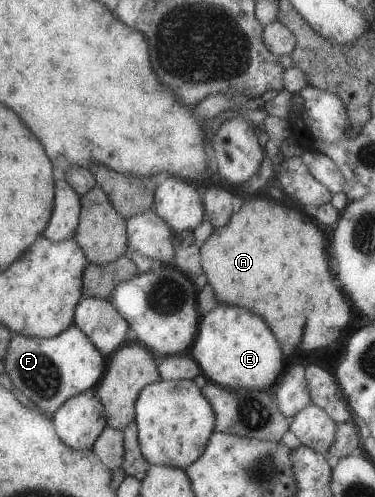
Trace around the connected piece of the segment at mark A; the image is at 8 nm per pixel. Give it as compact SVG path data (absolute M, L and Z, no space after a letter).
M257 197L240 202L228 224L216 227L201 245L201 265L208 284L212 286L218 303L242 306L262 316L281 346L296 346L304 352L330 348L332 342L340 340L342 330L352 320L352 304L334 282L328 266L324 234L306 214L284 206L279 200Z

